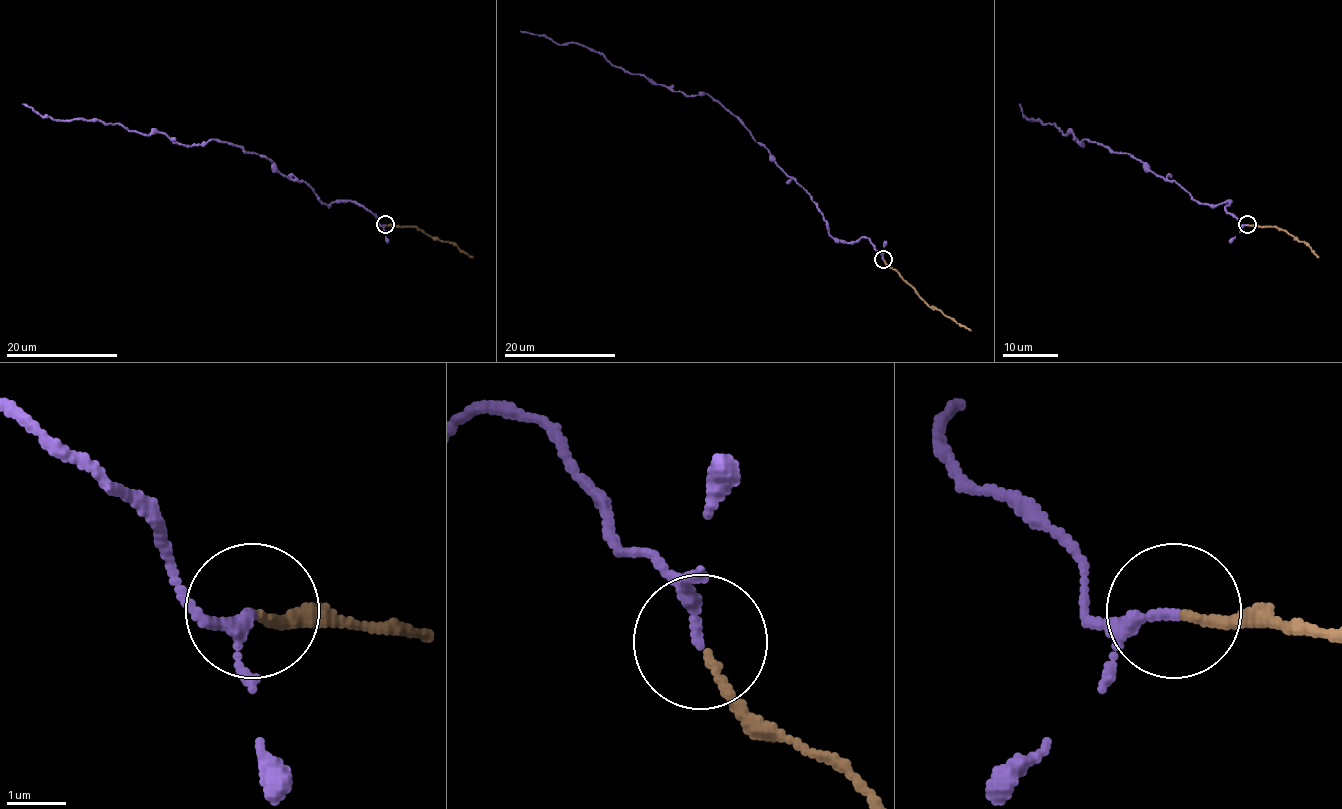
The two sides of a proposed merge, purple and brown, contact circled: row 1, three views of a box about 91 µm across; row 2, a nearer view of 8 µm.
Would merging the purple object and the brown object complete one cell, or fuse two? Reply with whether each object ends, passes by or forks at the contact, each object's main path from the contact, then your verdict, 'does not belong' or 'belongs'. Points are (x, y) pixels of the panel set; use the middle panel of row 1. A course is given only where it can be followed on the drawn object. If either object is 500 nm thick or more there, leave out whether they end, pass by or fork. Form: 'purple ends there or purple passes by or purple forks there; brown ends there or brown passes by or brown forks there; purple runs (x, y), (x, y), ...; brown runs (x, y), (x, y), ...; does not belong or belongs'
purple passes by; brown ends there; purple runs (882, 258), (867, 237), (835, 240), (802, 187), (711, 97), (672, 91), (574, 42), (560, 45), (520, 31); brown runs (884, 260), (930, 307), (935, 307), (970, 331); belongs

